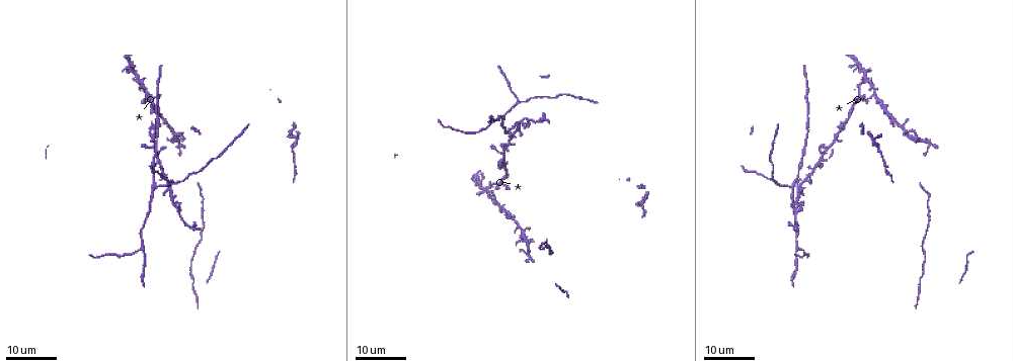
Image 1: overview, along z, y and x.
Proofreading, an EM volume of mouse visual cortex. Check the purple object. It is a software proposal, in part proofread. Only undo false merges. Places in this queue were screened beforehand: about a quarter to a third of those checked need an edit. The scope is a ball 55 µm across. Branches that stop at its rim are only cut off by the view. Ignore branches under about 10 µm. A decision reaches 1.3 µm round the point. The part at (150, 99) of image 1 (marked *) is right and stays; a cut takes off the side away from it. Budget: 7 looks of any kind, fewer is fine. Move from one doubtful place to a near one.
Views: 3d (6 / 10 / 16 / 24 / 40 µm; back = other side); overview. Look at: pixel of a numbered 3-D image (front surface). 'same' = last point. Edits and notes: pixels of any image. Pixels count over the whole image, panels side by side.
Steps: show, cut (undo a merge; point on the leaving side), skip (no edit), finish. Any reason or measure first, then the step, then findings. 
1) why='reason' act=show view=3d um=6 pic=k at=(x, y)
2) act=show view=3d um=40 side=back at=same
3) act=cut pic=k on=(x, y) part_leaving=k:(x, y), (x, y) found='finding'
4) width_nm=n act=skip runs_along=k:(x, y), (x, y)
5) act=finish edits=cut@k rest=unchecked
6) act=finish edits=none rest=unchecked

act=show view=3d um=16 pic=1 at=(929, 141)

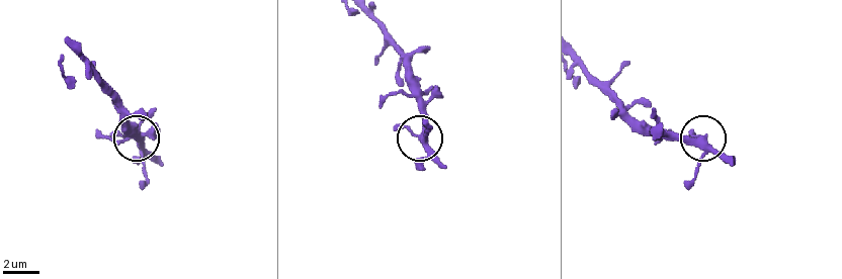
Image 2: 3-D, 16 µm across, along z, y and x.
act=show view=3d um=10 pic=2 at=(700, 145)

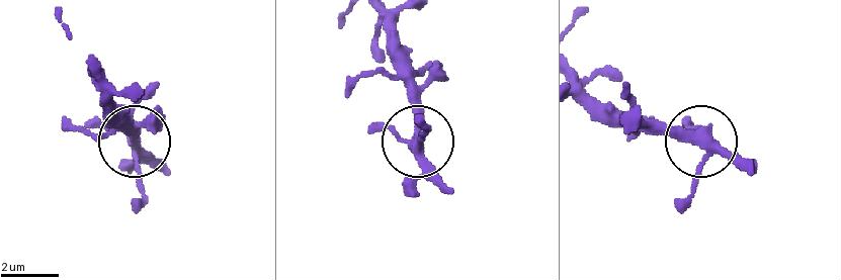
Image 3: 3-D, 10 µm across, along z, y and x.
width_nm=320 act=skip found='one cell here'

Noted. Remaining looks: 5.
why='looks like a crossing' act=show view=3d um=16 pic=1 at=(867, 79)

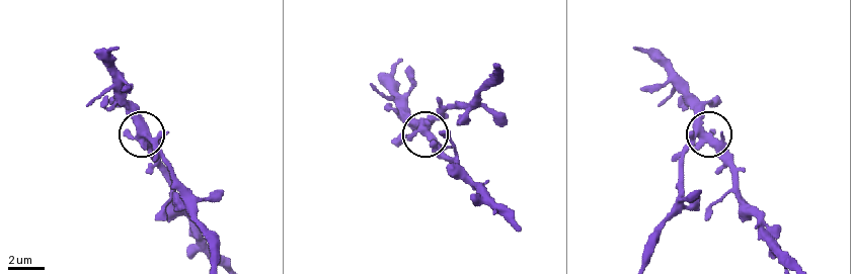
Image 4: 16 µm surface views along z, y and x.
act=show view=3d um=10 pic=4 at=(708, 132)

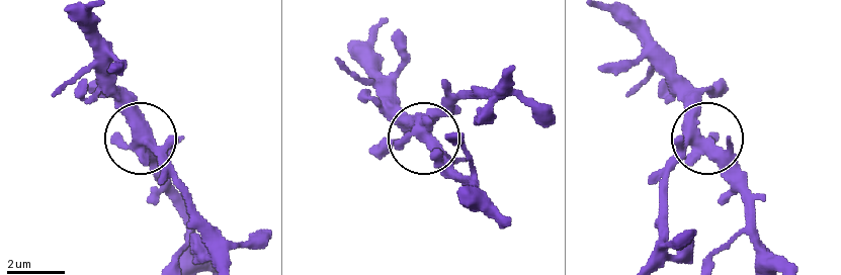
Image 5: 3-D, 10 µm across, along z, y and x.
arms=4 act=skip found='all the same cell'

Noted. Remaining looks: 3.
why='three-way junction' act=show view=3d um=16 pic=1 at=(163, 170)

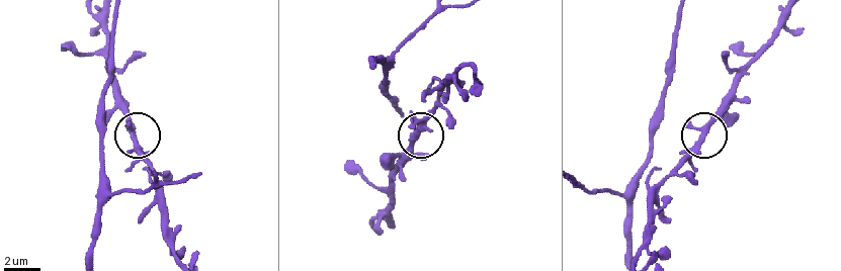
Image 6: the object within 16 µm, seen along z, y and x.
why='closer look' act=show view=3d um=10 pic=6 at=(414, 133)

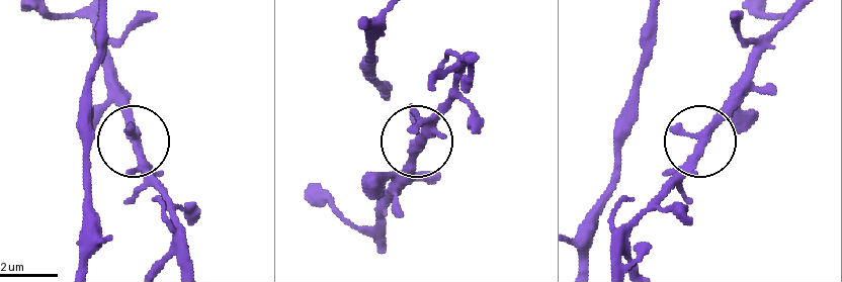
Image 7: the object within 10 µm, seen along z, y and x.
width_nm=280 act=skip runs_along=7:(92, 19), (106, 85), (138, 165), (162, 191) found='one cell here'

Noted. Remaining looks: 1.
act=finish edits=none rest=unchecked

